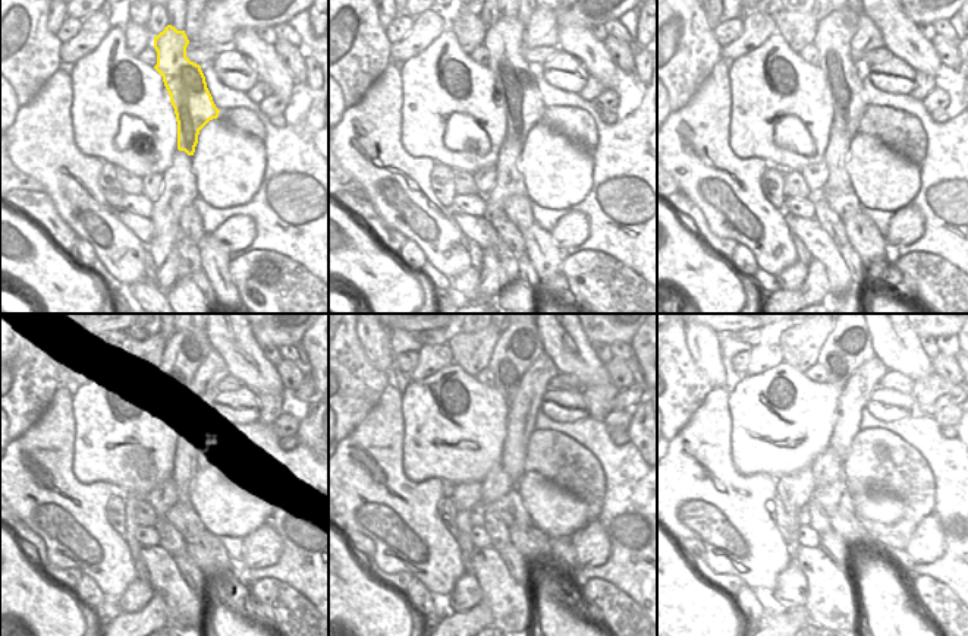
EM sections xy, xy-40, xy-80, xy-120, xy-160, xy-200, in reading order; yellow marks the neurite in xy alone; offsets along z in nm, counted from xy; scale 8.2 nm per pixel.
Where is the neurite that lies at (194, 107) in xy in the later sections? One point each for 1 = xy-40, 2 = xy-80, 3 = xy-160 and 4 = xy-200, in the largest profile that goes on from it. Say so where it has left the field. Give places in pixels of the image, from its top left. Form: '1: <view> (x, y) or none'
1: xy-40 (519, 94)
2: xy-80 (833, 37)
3: xy-160 (519, 345)
4: xy-200 (849, 346)

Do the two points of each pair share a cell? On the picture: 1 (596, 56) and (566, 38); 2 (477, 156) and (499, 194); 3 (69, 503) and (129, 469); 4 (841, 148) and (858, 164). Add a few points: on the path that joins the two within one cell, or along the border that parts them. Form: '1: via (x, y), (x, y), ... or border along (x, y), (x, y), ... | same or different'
1: via (588, 53), (574, 40) | same
2: border along (506, 134), (494, 166) | different
3: border along (74, 472), (81, 482), (110, 482), (113, 485) | different
4: border along (852, 138), (846, 158), (846, 173), (851, 186) | different

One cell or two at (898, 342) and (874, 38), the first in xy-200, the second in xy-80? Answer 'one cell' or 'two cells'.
two cells

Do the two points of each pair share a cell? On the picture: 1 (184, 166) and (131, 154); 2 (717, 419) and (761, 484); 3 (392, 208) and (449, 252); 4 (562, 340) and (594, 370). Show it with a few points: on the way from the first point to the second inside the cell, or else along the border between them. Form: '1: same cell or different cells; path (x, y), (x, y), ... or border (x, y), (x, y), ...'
1: different cells; border (176, 148), (170, 166), (163, 173)
2: same cell; path (717, 441), (717, 462), (739, 484)
3: same cell; path (406, 210), (434, 238)
4: same cell; path (569, 348), (587, 365)

